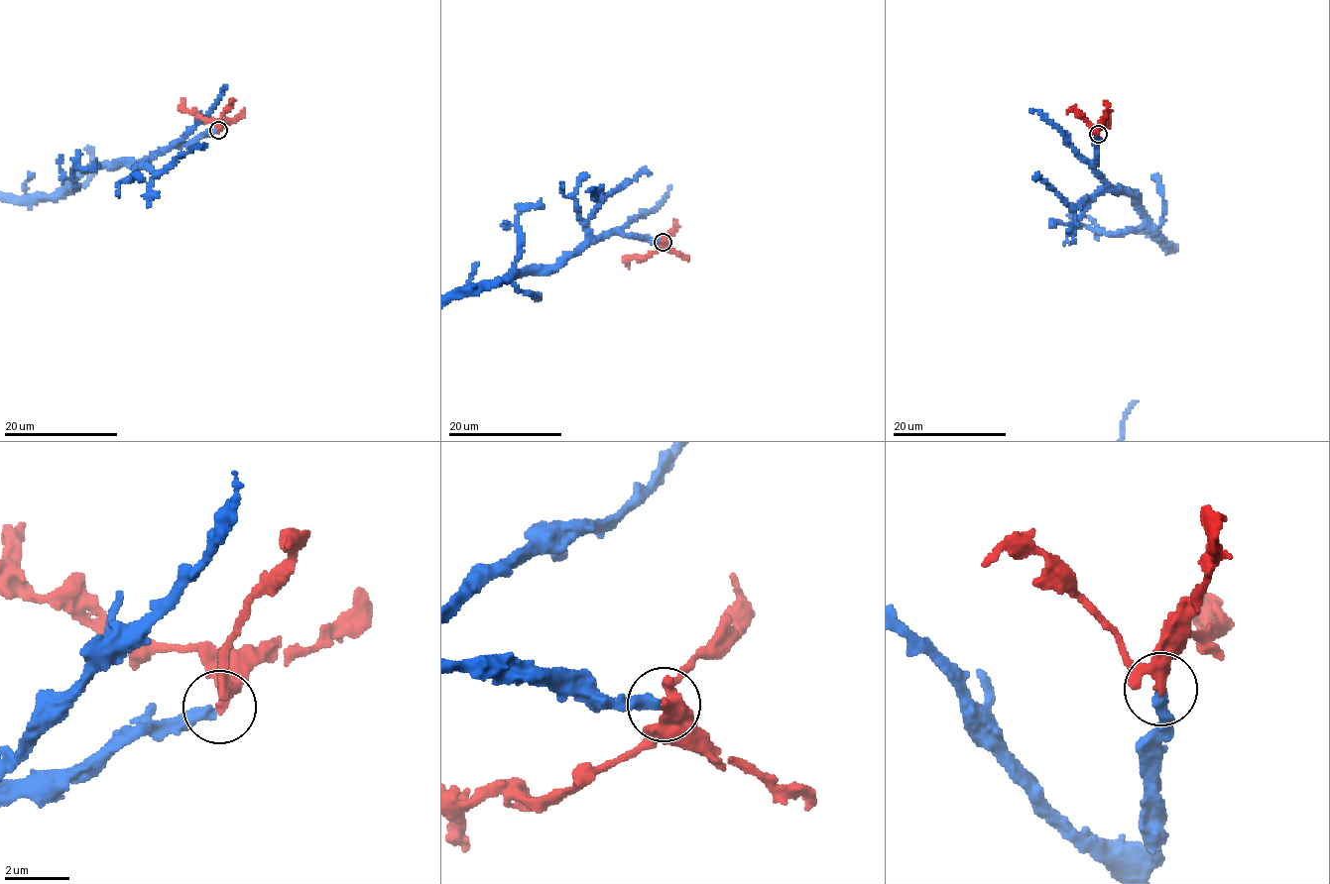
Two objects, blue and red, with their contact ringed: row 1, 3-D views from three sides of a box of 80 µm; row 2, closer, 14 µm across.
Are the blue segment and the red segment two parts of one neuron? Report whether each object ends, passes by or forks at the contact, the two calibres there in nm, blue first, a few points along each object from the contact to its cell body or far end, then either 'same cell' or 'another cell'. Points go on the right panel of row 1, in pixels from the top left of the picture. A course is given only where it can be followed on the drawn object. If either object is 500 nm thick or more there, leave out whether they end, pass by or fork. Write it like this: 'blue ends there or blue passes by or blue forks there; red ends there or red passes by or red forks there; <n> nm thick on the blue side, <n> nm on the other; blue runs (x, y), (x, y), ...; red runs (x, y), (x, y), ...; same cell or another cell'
blue ends there; red passes by; 340 nm thick on the blue side, 280 nm on the other; red runs (1097, 134), (1097, 127), (1107, 121), (1109, 111); same cell

